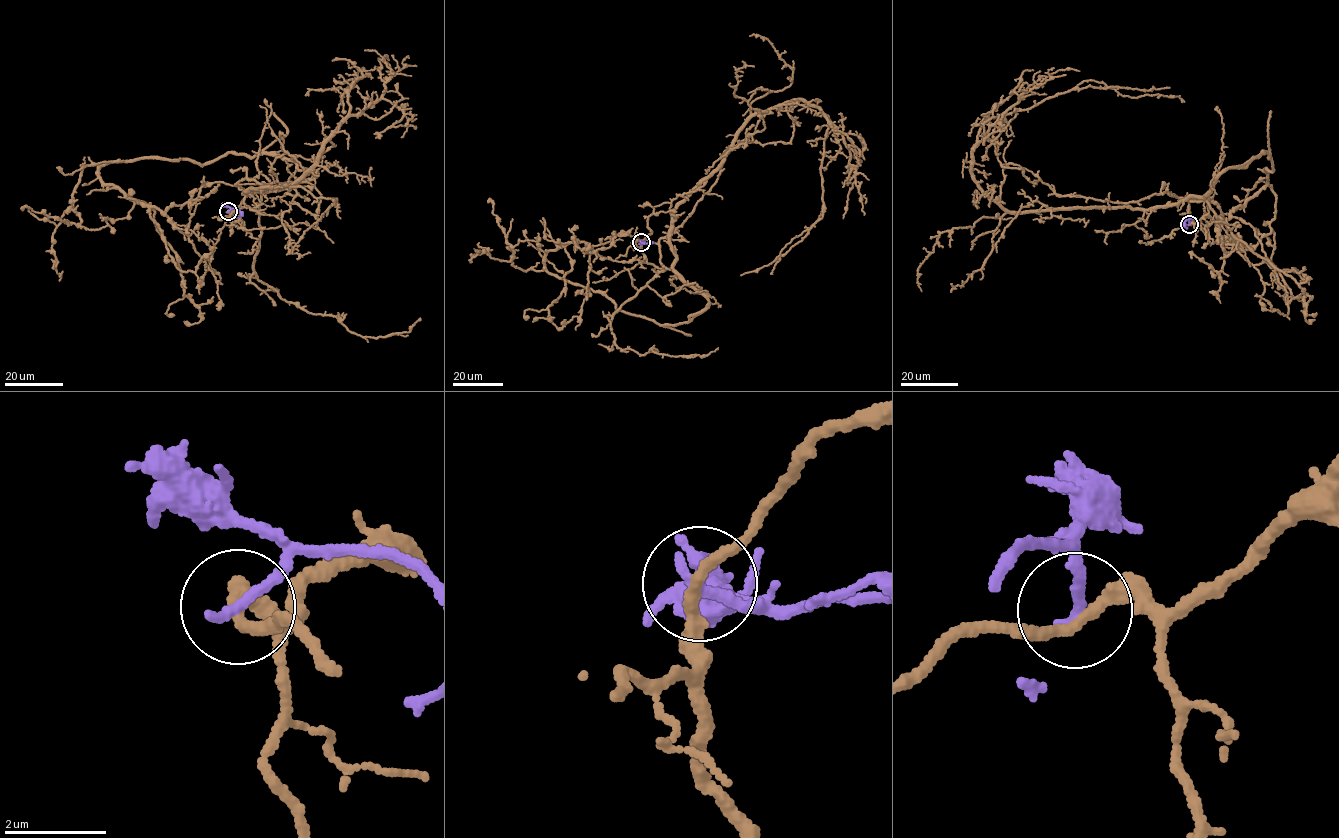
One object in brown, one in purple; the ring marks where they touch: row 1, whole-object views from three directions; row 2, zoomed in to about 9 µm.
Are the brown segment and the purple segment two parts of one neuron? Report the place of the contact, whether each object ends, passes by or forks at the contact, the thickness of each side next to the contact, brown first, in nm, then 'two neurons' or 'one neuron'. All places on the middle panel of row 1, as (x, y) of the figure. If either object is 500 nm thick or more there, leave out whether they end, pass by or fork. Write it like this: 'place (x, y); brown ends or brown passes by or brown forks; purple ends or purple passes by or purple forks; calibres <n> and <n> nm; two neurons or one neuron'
place (641, 242); brown passes by; purple ends; calibres 240 and 240 nm; two neurons

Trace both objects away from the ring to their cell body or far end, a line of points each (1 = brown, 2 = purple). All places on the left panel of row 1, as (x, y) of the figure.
1: (228, 212), (265, 191), (243, 193), (310, 171), (348, 114), (347, 89), (364, 68), (343, 90), (305, 95)
2: (228, 212), (237, 208), (241, 215), (237, 217)

